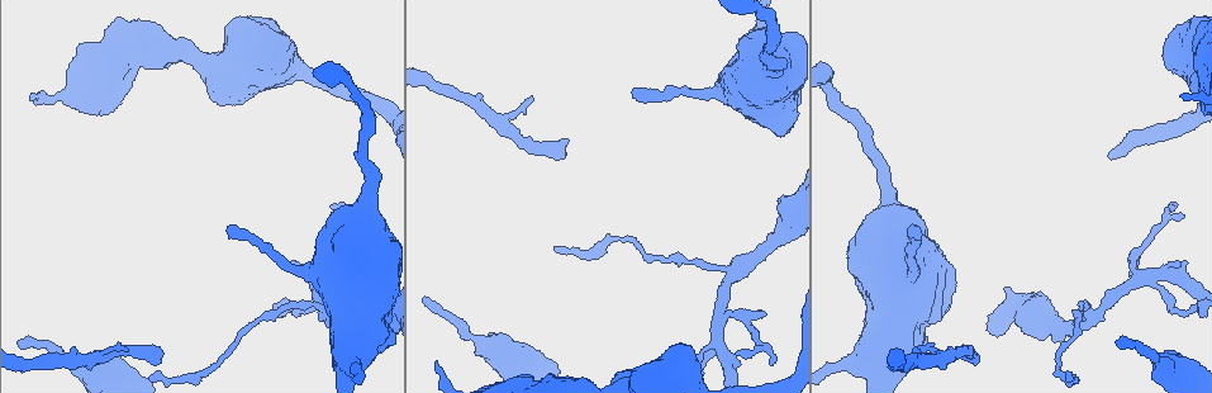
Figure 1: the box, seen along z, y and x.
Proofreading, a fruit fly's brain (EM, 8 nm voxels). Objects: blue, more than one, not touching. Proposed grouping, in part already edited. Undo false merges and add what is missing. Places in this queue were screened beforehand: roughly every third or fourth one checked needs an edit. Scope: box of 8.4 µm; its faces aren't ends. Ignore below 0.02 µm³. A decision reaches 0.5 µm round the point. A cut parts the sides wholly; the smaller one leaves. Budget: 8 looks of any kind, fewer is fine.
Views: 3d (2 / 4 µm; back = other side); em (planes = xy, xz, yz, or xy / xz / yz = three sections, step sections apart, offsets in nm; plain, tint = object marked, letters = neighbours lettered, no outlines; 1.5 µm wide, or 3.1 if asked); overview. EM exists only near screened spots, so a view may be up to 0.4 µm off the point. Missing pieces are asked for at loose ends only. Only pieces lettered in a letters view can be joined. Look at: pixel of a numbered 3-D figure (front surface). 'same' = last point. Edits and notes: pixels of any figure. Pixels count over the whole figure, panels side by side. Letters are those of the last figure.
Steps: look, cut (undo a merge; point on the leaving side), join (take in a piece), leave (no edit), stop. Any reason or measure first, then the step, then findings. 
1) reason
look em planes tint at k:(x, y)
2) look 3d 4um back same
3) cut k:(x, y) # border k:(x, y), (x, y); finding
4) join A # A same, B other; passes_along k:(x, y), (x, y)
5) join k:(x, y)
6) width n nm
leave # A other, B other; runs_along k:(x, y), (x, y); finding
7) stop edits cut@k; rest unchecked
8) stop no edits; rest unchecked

free end
look 3d 4um at 1:(158, 364)

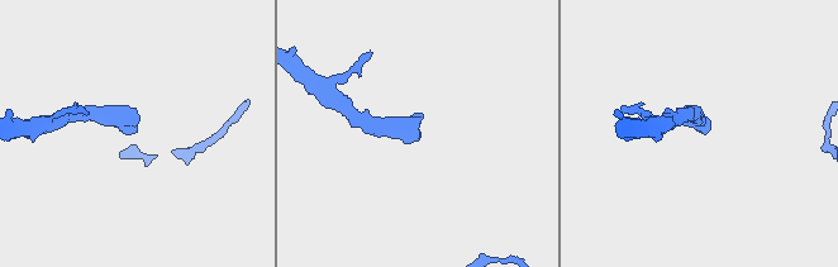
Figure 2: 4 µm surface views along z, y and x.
now the EM
look em yz step 8 tint at 2:(421, 137)

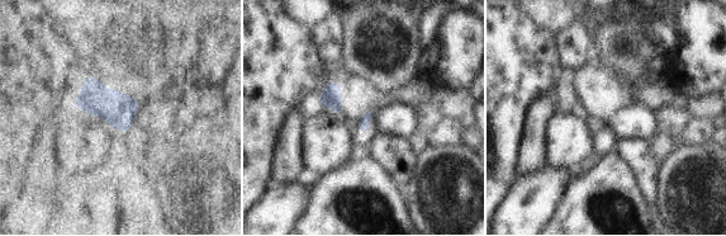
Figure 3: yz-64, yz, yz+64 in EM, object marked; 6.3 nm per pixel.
look em planes letters same

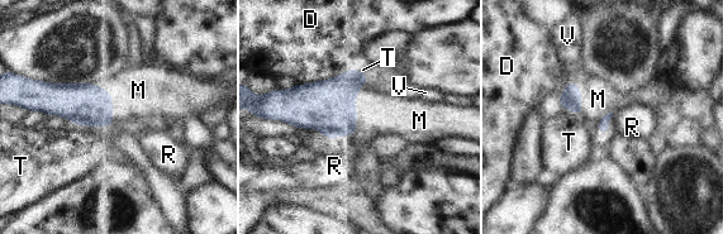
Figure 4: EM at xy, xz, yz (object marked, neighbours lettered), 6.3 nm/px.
join M # D other, M same, R other, T other, V other; passes_along 4:(328, 105), (353, 106), (379, 114); the neuron continues

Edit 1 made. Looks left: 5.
look overview

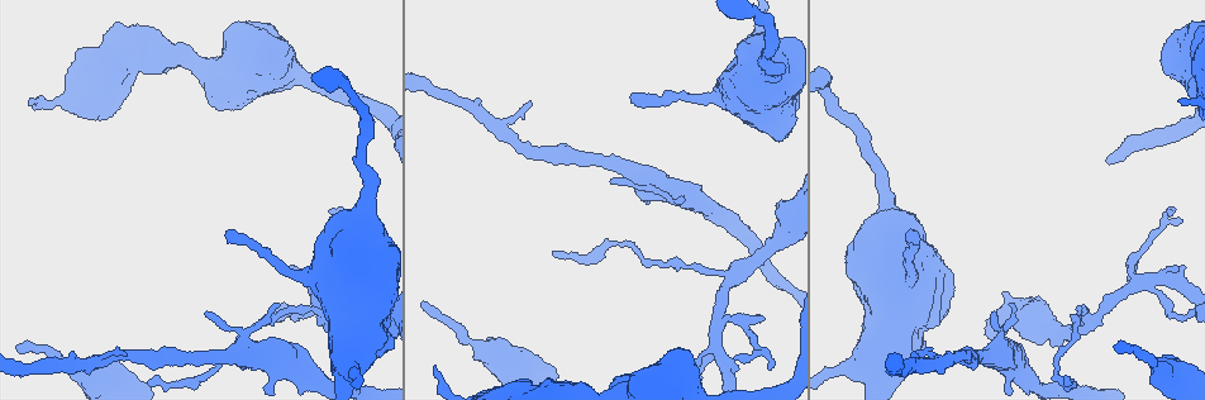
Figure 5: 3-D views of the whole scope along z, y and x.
an open end
look em xy step 4 letters at 5:(632, 95)

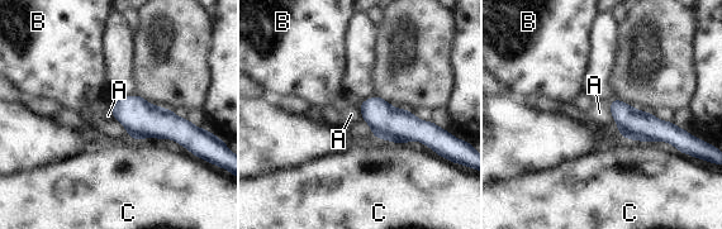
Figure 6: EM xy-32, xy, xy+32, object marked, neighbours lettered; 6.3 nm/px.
cut it another way
look em planes letters same

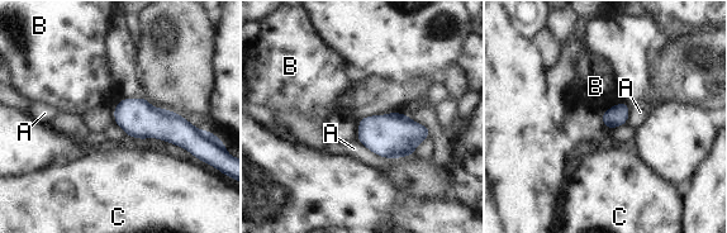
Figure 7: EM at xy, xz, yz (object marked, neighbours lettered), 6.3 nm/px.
leave # A other, B other, C other; none of them fits

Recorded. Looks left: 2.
thin end
look em planes letters at 5:(275, 304)

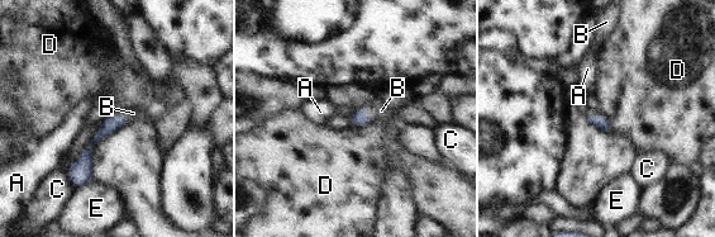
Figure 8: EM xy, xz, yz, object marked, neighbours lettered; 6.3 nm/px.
join B # A other, B same, C other, D other, E other; passes_along 8:(113, 123), (122, 115), (133, 113); it goes on there

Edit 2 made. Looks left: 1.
stop edits join@4, join@8; rest unchecked

